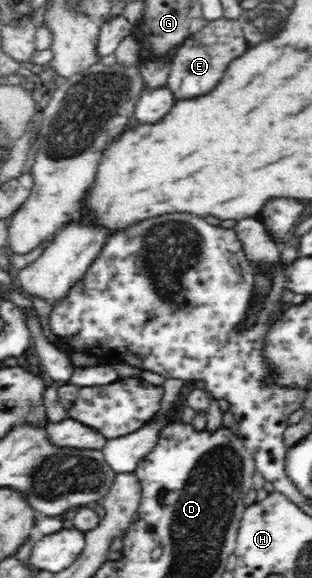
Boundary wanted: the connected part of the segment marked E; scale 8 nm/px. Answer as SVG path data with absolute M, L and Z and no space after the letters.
M220 18L212 20L197 33L191 34L172 56L167 87L175 100L208 94L224 76L228 64L246 52L247 40L239 21Z

